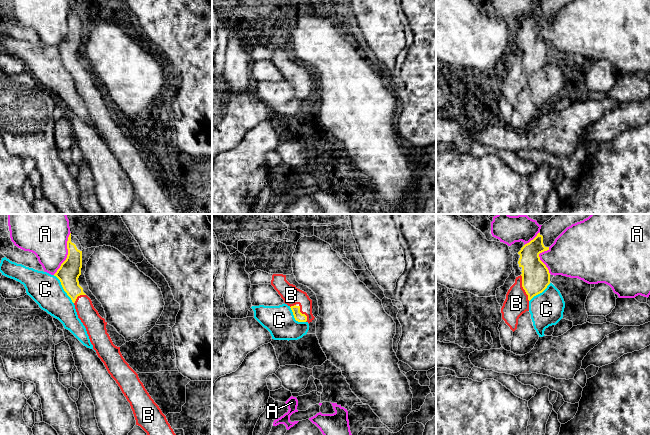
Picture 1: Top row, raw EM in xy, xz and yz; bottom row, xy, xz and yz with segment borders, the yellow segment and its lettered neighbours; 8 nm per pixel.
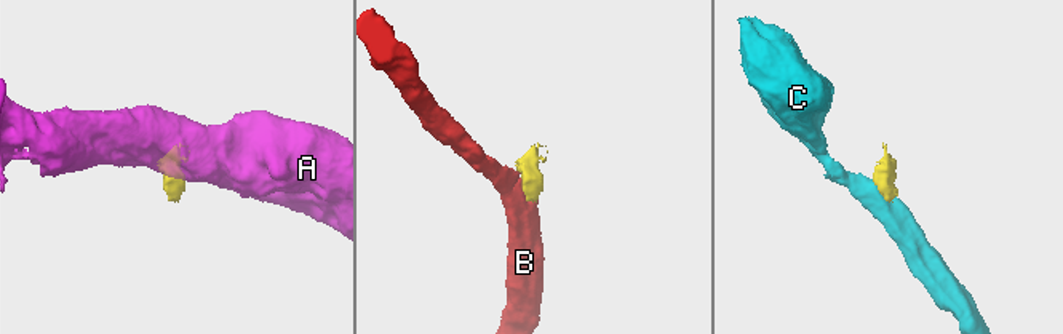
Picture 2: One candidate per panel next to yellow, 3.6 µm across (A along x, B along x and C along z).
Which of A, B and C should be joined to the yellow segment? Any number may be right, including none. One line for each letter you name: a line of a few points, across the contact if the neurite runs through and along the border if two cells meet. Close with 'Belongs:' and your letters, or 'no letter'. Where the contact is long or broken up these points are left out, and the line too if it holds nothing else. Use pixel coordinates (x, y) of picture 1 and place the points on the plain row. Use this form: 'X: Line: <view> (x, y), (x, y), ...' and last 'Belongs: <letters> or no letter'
B: Line: yz (535, 51), (523, 64), (516, 79)
Belongs: B

